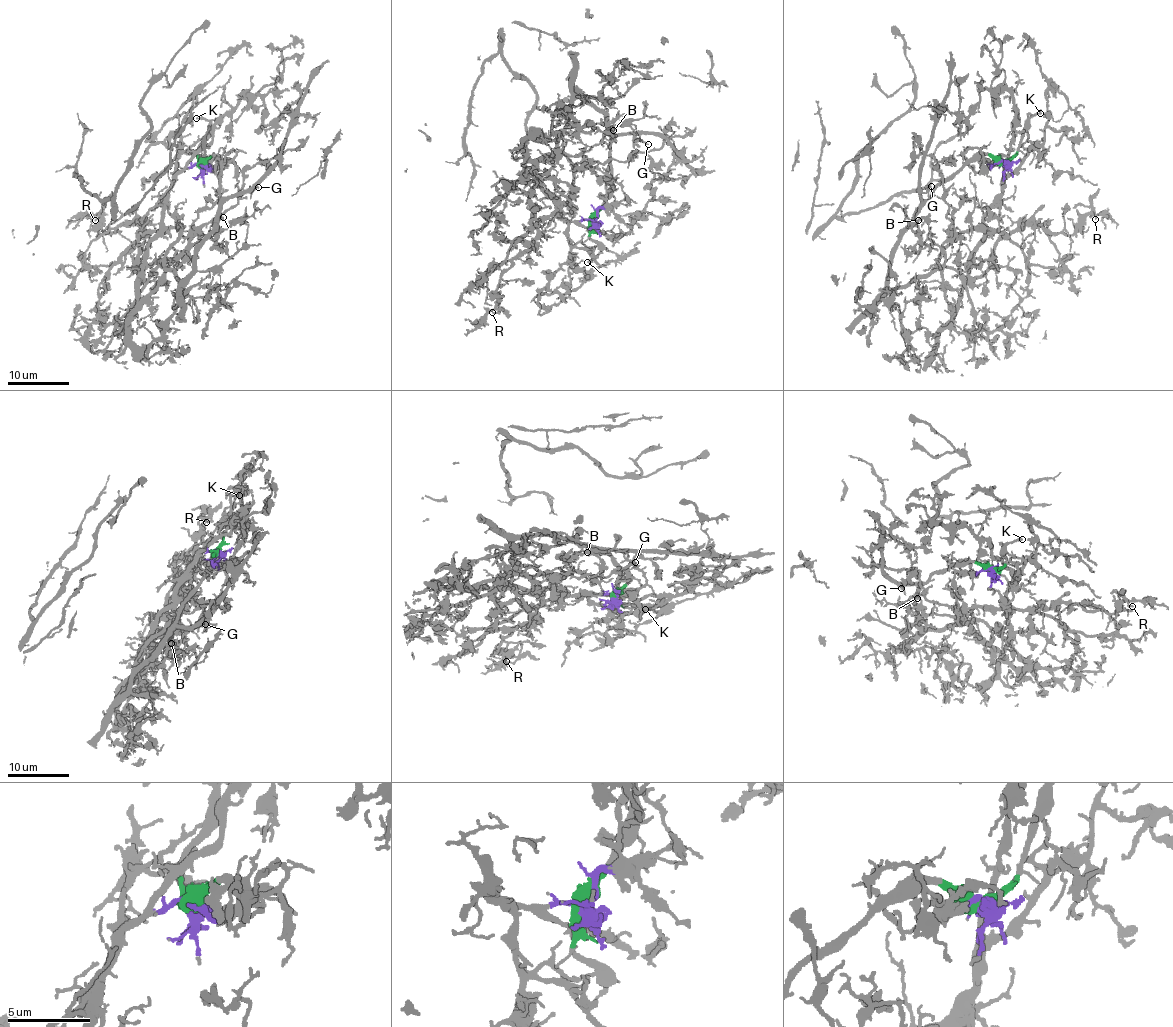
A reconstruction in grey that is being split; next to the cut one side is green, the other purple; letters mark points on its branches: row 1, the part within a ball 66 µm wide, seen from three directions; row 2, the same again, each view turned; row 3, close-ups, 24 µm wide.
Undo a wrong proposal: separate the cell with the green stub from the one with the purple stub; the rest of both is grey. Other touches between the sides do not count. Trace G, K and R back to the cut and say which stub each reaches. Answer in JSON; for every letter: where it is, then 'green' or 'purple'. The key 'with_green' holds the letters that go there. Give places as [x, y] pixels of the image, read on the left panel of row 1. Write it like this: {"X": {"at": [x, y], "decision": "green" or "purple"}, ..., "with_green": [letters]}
{"G": {"at": [258, 187], "decision": "green"}, "K": {"at": [196, 118], "decision": "green"}, "R": {"at": [95, 220], "decision": "purple"}, "with_green": ["G", "K"]}

